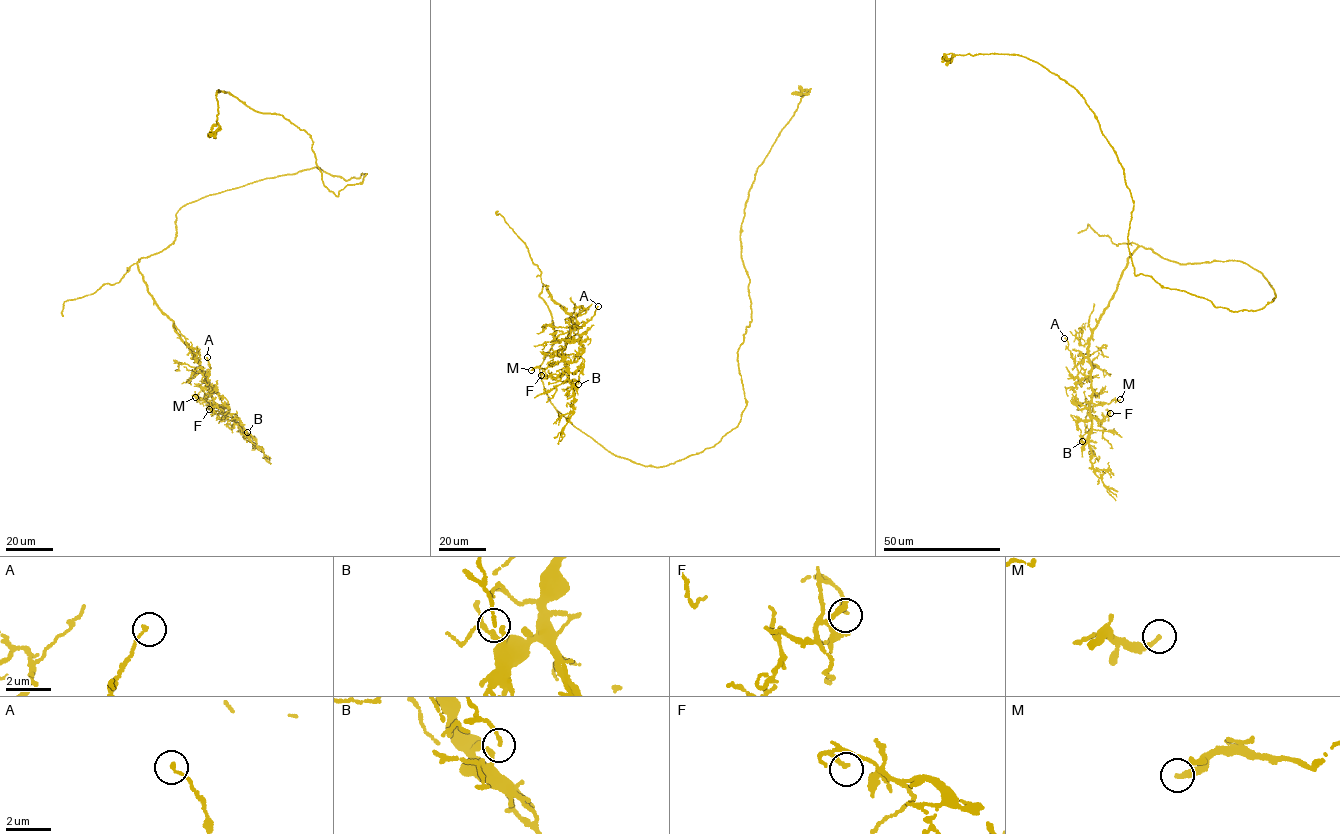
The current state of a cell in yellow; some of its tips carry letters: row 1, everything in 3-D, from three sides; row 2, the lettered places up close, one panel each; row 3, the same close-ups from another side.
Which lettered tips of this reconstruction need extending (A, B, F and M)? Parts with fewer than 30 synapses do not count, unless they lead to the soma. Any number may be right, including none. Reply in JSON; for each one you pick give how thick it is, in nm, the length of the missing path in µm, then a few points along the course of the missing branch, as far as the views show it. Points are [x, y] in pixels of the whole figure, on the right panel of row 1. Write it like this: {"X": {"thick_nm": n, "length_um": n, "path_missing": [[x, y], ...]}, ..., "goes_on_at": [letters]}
{"goes_on_at": []}

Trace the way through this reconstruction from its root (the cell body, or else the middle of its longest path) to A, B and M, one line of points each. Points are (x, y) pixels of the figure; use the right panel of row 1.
A: (1271, 302), (1267, 279), (1242, 261), (1179, 263), (1139, 246), (1090, 339), (1088, 375), (1064, 338)
B: (1271, 302), (1267, 279), (1242, 261), (1179, 263), (1139, 246), (1090, 339), (1090, 418), (1076, 421), (1082, 441)
M: (1271, 302), (1276, 294), (1267, 279), (1242, 261), (1179, 263), (1139, 246), (1088, 345), (1092, 402), (1120, 399)

